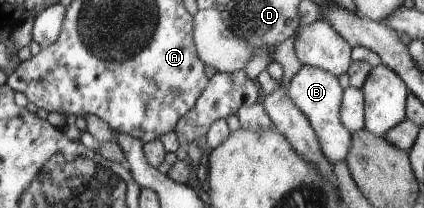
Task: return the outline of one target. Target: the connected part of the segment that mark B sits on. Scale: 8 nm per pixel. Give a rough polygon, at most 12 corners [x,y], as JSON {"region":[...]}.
{"region":[[302,65],[288,83],[333,165],[354,136],[338,77]]}

